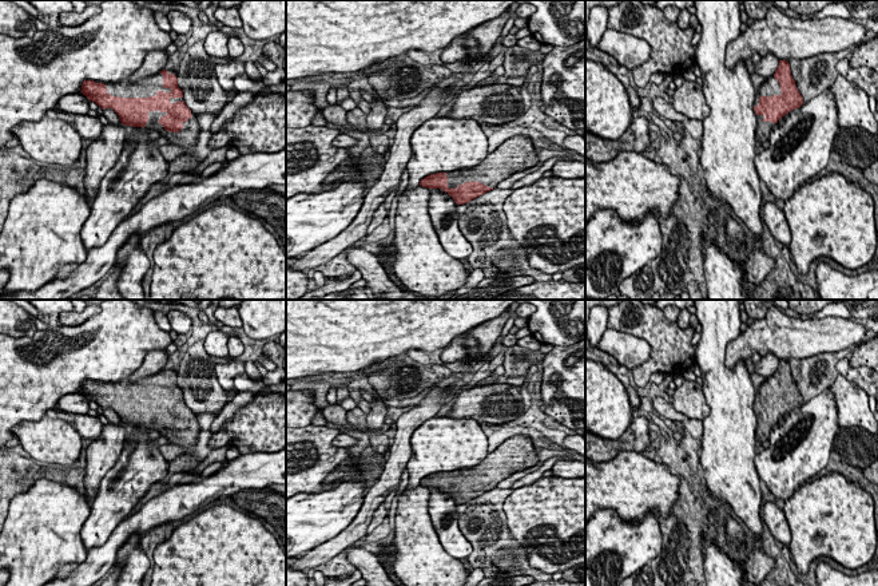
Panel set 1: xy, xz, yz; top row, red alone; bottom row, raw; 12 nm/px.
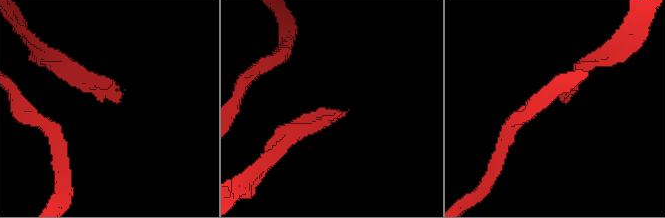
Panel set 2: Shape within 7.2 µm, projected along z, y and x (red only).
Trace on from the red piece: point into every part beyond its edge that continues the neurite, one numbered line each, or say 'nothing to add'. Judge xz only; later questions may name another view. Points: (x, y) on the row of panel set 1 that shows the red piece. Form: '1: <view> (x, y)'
1: xz (516, 154)

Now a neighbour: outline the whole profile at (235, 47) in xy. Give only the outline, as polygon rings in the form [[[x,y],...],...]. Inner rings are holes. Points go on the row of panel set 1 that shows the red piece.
[[[237,36],[229,37],[227,48],[231,59],[239,58],[245,51],[243,43]]]

